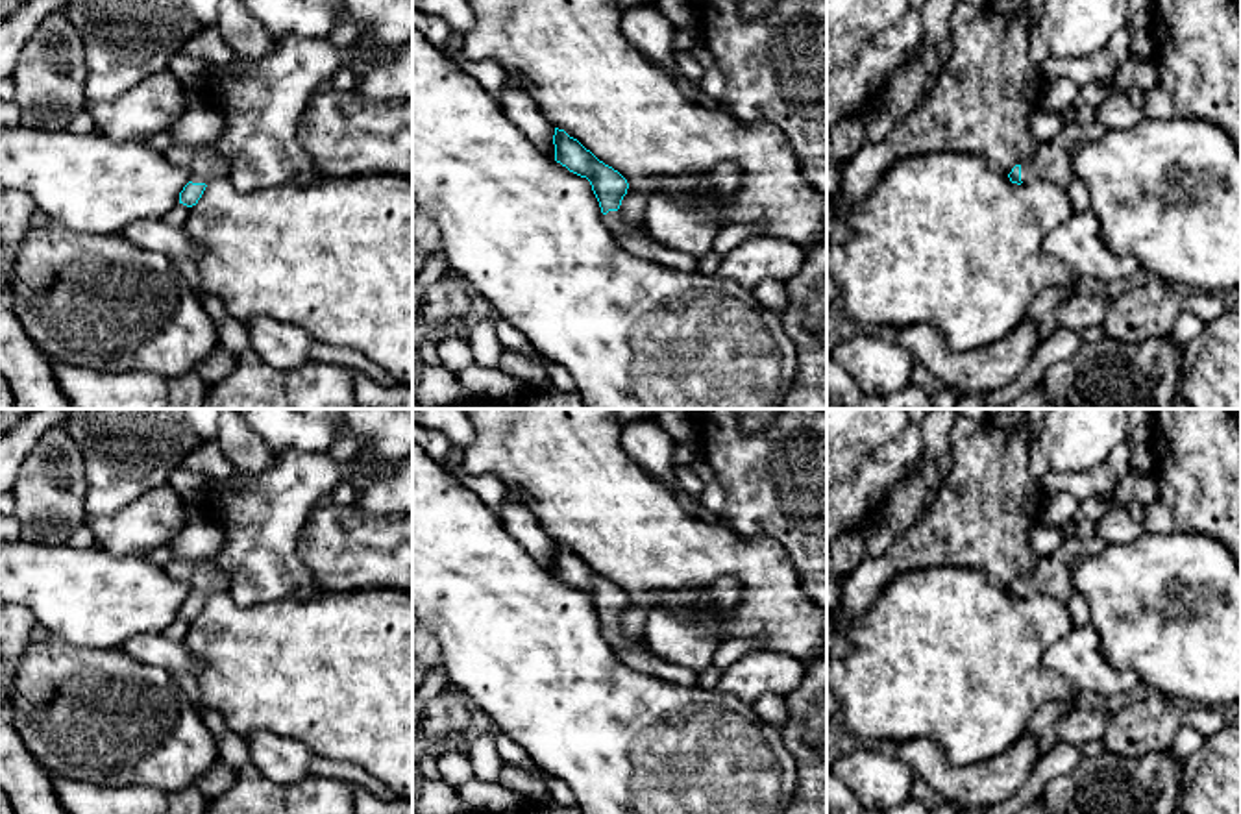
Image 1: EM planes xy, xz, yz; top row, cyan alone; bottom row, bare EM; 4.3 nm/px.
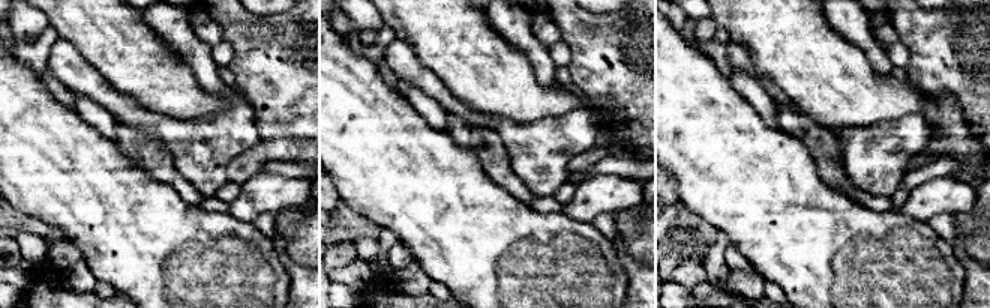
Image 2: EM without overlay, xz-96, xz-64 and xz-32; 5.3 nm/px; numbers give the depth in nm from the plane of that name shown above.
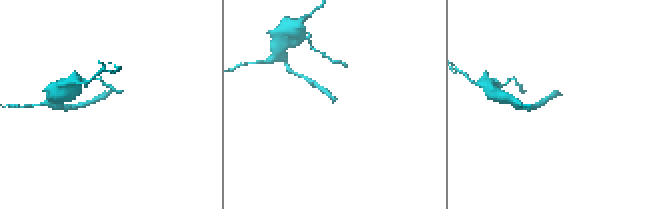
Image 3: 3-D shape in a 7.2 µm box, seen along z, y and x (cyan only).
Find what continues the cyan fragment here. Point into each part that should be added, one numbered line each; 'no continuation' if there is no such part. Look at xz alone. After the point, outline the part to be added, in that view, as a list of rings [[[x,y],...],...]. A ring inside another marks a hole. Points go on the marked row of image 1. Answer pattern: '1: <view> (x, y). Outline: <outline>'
1: xz (614, 219). Outline: [[[620,209],[608,211],[607,215],[603,215],[603,218],[612,233],[621,233],[621,235],[631,235],[631,237],[645,237],[647,235],[645,231],[629,226]]]

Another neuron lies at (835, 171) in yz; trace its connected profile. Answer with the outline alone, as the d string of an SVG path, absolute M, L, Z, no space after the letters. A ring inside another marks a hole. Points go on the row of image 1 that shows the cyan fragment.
M847 161L827 163L827 198L832 198L842 183Z

